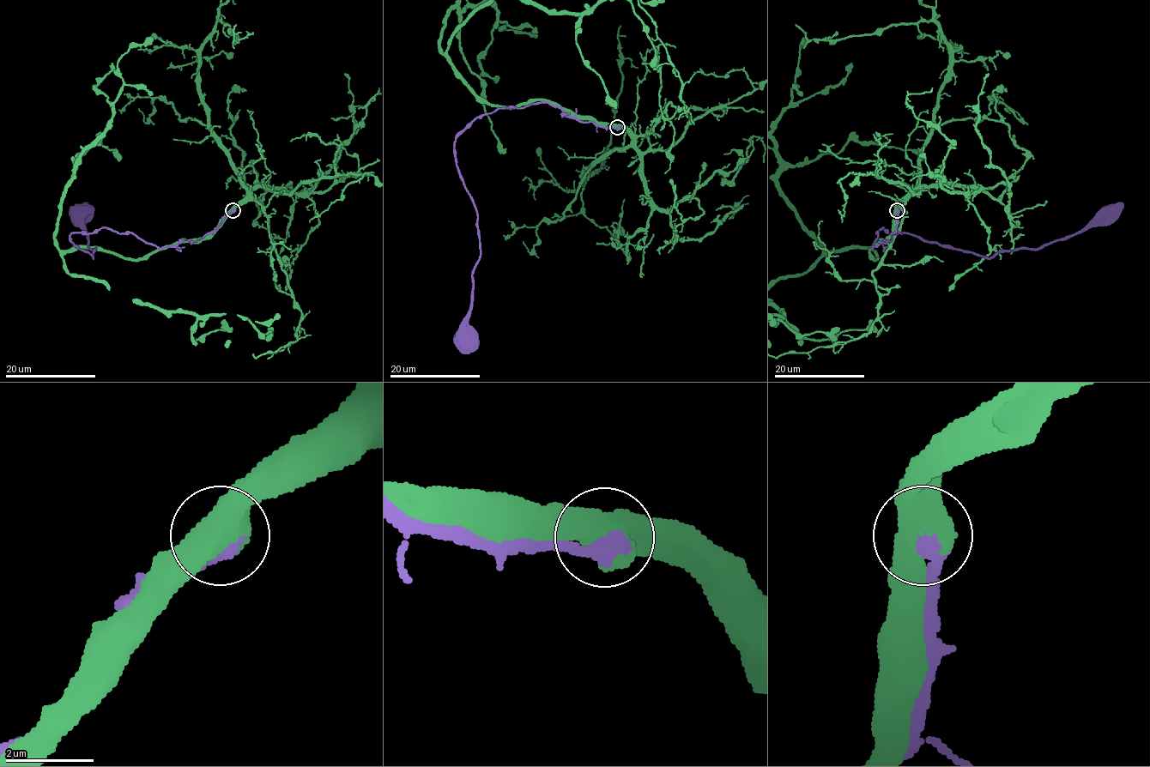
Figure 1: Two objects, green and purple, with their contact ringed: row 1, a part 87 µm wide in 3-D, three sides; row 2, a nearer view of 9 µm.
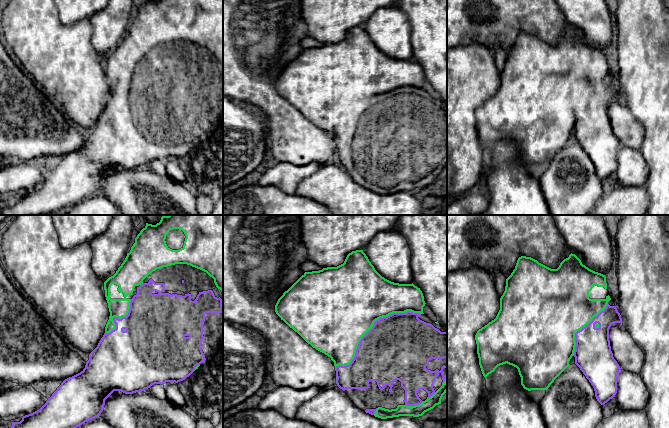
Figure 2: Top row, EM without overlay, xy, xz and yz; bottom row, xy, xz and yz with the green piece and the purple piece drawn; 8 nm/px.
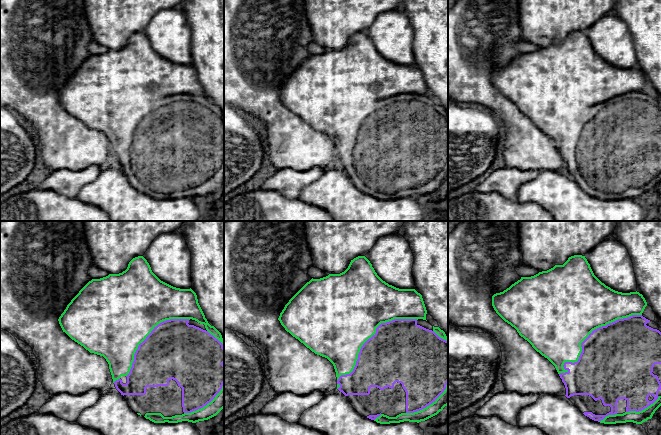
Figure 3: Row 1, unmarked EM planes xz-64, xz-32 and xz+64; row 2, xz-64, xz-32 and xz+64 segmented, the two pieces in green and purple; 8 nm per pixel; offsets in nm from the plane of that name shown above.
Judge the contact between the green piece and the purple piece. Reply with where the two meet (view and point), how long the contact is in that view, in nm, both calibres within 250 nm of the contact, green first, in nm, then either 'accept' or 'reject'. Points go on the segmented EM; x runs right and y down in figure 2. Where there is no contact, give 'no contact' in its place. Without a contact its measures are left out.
meets green in xz at (372, 326); contact 800 nm long; 500 nm thick on the green side, 500 nm on the other; accept

